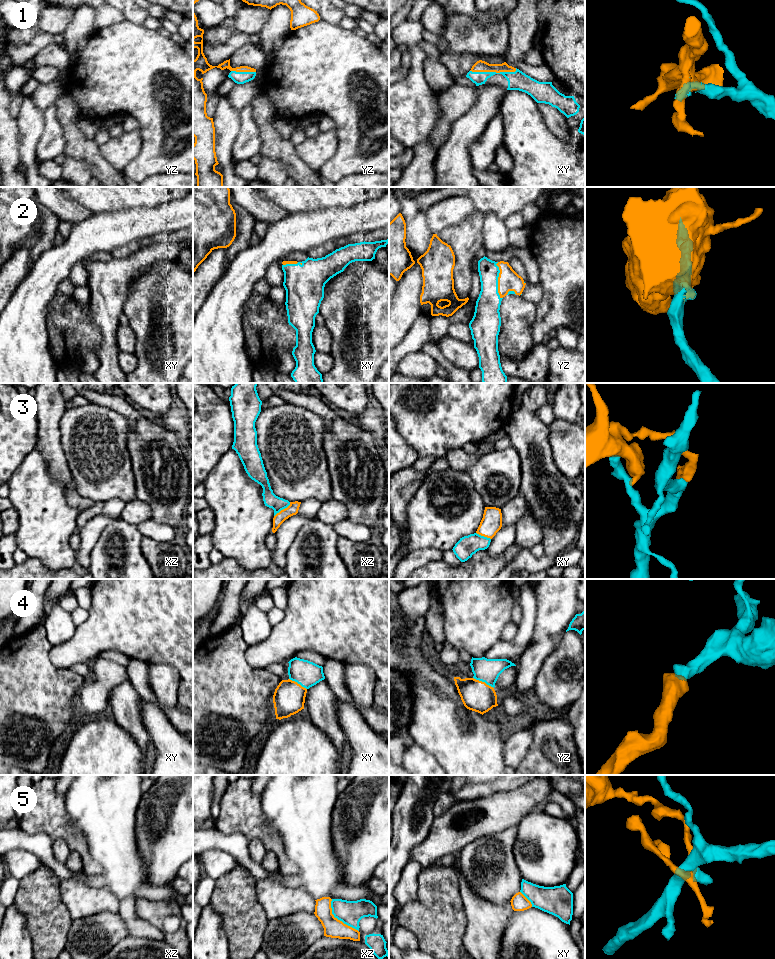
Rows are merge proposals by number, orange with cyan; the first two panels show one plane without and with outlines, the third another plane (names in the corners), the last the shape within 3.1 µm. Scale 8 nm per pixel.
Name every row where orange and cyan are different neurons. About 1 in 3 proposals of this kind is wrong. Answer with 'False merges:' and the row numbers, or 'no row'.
False merges: 3, 5

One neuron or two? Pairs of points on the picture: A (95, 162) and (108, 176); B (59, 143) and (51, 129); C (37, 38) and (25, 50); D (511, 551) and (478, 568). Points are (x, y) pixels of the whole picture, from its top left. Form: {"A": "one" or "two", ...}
{"A": "one", "B": "one", "C": "one", "D": "one"}

